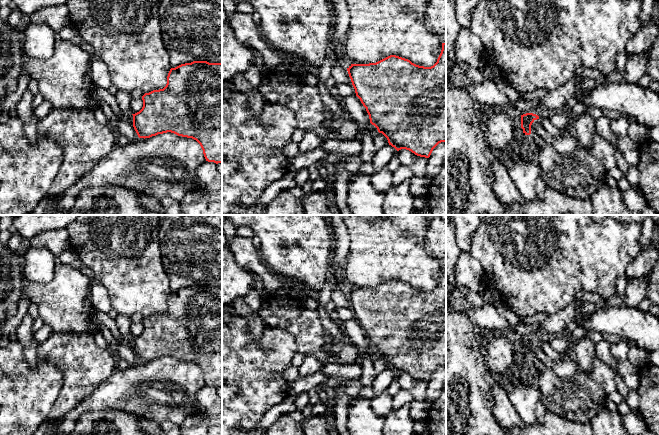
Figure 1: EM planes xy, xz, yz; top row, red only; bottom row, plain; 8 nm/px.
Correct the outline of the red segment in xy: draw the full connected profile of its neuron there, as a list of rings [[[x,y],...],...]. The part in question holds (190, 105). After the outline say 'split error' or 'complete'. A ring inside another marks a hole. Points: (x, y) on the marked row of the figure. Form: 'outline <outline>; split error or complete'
outline [[[193,61],[171,68],[163,89],[142,96],[143,107],[133,115],[139,138],[167,132],[196,140],[206,161],[222,163],[222,63]]]; complete

